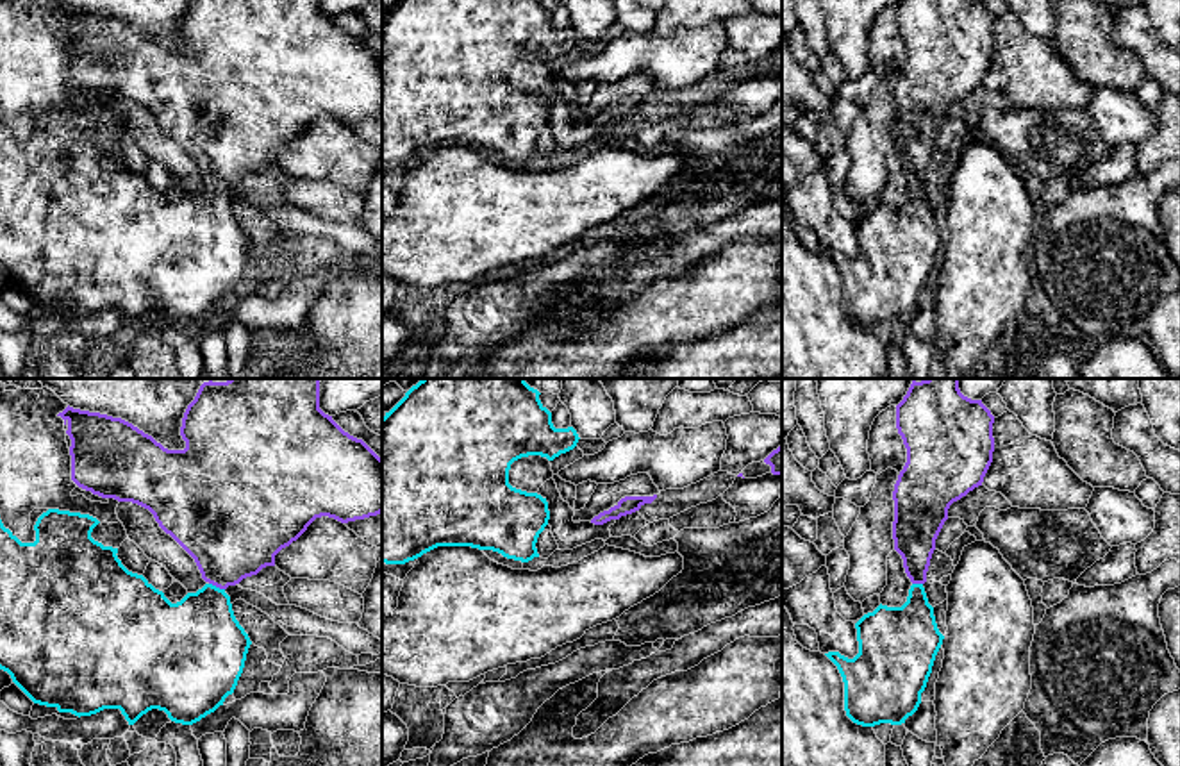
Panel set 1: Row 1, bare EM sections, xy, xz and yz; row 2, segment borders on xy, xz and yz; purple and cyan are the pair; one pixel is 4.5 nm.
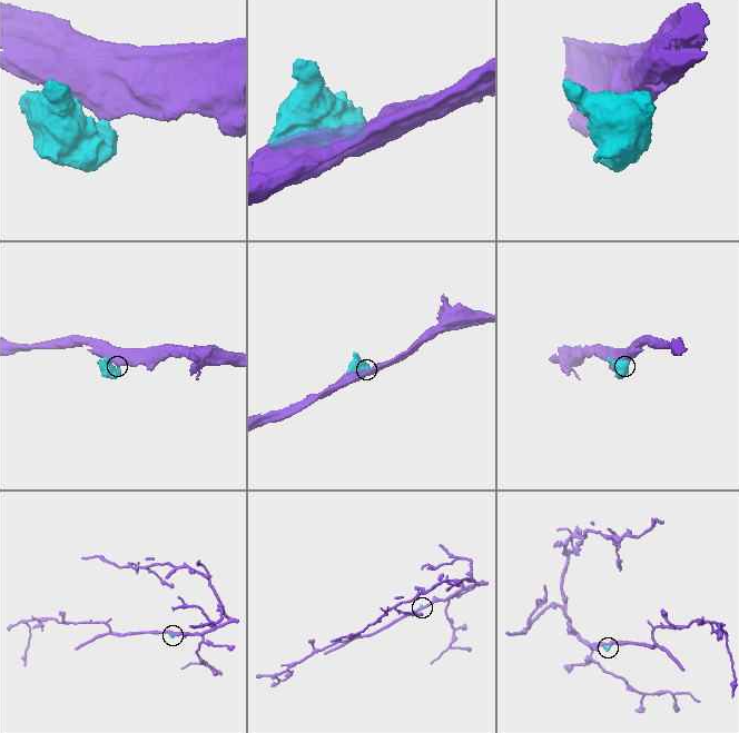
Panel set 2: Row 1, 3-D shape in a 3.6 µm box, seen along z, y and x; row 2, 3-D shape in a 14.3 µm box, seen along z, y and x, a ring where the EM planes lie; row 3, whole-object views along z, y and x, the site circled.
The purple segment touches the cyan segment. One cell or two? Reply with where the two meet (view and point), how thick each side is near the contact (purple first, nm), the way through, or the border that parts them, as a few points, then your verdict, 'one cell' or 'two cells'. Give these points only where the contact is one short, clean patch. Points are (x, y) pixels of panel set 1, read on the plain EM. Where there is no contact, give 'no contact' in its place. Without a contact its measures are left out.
contact xy (216, 186); calibres 420 and 380 nm; way xy (231, 133), (216, 186), (199, 238); one cell

